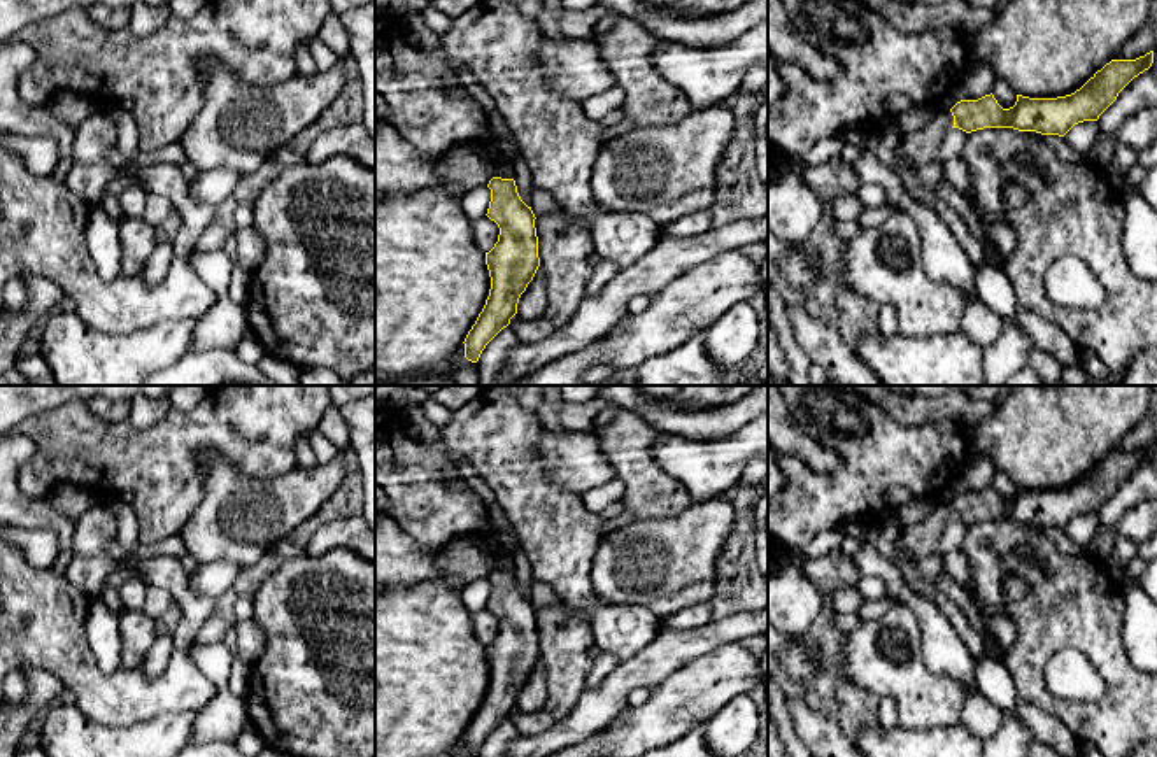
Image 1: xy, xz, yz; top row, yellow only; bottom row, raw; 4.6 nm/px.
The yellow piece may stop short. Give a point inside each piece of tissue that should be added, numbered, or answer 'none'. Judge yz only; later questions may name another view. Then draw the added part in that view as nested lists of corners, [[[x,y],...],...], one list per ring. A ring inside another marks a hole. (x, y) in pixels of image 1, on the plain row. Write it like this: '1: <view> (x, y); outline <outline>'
1: yz (919, 540); outline [[[936,503],[922,522],[901,526],[898,538],[899,548],[915,562],[936,554],[941,534],[952,519],[952,505]]]

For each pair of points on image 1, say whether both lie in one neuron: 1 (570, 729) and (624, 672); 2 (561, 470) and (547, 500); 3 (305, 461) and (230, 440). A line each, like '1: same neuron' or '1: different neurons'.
1: same neuron
2: different neurons
3: different neurons

